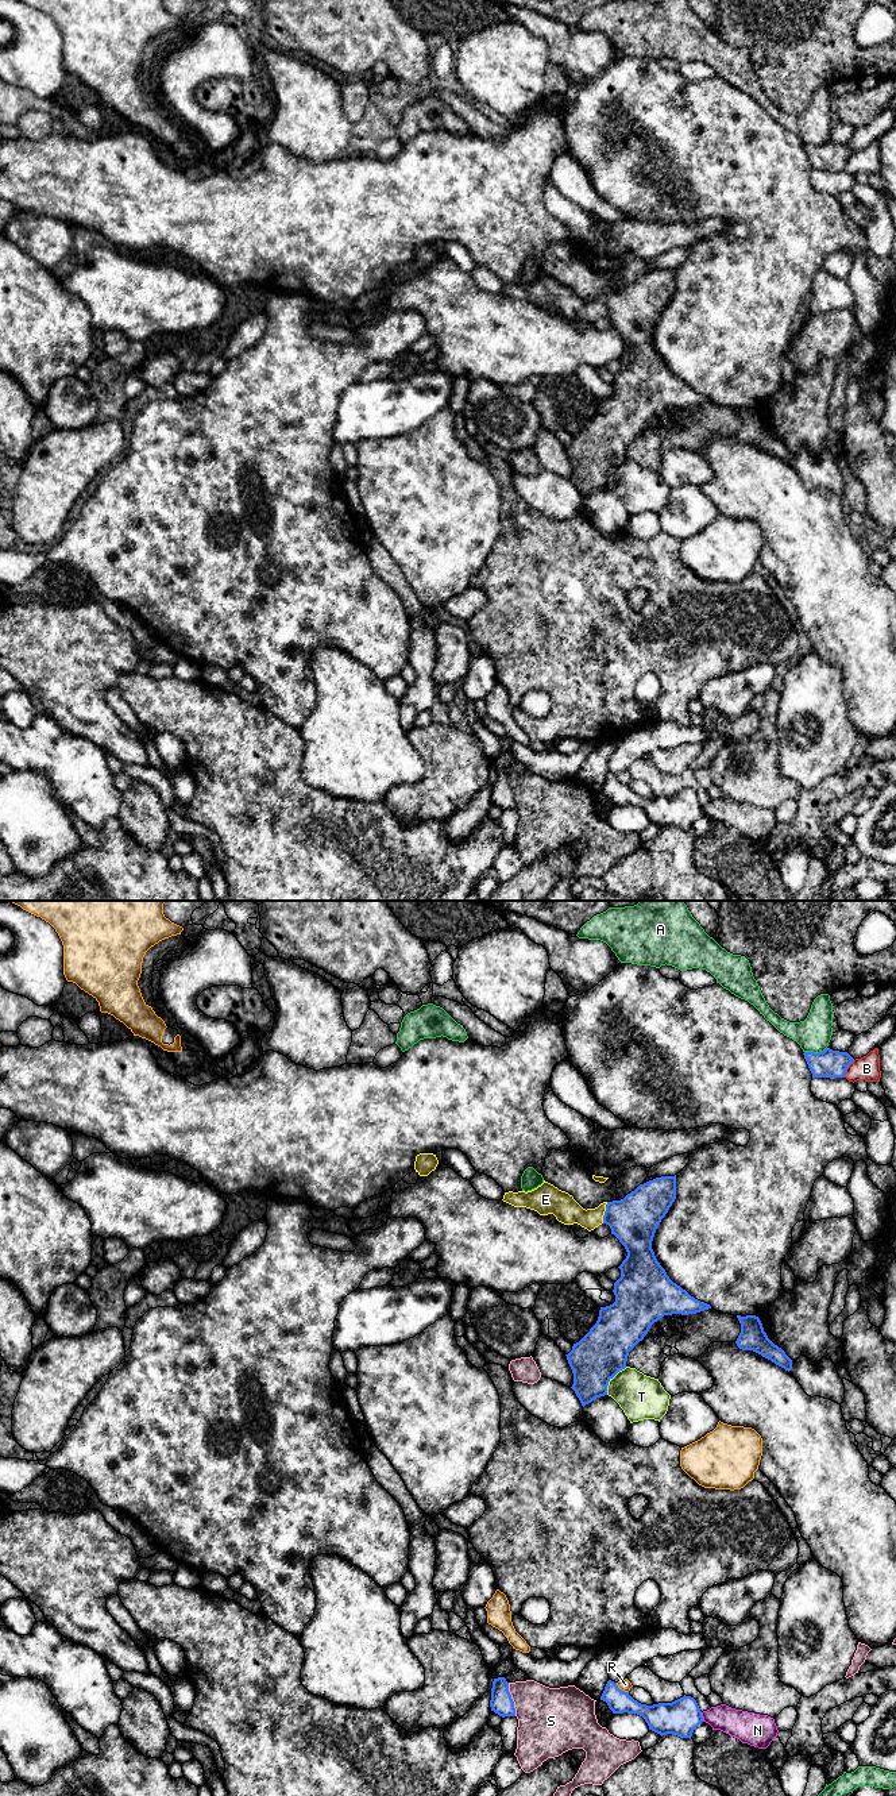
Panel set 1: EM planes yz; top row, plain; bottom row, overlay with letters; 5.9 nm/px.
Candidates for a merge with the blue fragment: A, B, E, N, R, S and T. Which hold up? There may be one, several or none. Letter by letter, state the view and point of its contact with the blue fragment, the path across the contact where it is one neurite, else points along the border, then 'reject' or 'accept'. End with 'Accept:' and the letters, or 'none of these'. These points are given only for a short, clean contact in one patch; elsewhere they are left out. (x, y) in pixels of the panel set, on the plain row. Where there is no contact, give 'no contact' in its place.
A: yz (815, 146) | reject
B: yz (846, 161) | reject
E: yz (605, 305) | across yz (633, 312), (605, 305), (575, 307), (564, 300) | accept
N: yz (702, 809) | reject
R: yz (621, 782) | reject
S: yz (512, 791) | reject
T: yz (611, 470) | reject
Accept: E

